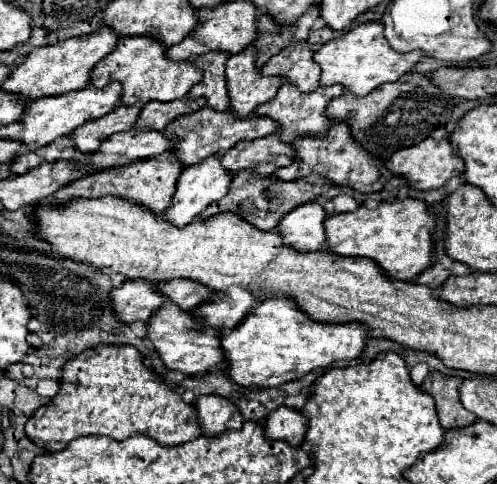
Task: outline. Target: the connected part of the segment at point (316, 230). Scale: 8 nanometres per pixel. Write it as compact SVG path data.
M303 203L287 217L281 219L279 231L283 235L283 241L299 251L321 251L327 247L327 235L325 235L325 209L319 203Z

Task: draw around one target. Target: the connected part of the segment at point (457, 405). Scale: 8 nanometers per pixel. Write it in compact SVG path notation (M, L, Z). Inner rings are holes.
M431 371L421 389L429 391L435 397L439 421L443 429L453 429L453 427L465 427L477 421L475 413L467 413L467 409L459 401L459 385L461 377L449 377L439 371Z

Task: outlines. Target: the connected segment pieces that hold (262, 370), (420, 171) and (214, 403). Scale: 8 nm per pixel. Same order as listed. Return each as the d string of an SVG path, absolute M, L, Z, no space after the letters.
M269 297L241 325L227 331L221 337L221 347L225 347L225 357L229 359L229 377L245 387L279 387L289 381L305 377L317 367L329 367L333 361L351 361L361 355L367 345L367 325L363 323L319 323L311 319L305 311L297 307L291 297Z
M449 137L445 139L425 139L409 149L401 149L397 153L393 153L393 157L389 157L385 161L385 165L389 167L389 171L393 171L395 175L401 175L401 177L407 177L409 179L409 185L413 189L421 189L421 191L427 191L427 189L439 189L443 187L451 177L455 175L461 175L465 171L465 161L455 153Z
M203 395L195 401L203 435L217 435L225 429L241 429L243 415L237 405L219 395Z

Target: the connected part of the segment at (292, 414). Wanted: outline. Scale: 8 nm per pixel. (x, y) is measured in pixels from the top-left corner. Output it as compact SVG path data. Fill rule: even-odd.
M281 405L273 413L269 413L265 421L265 437L267 439L283 439L291 445L301 445L307 433L309 419L293 407Z

